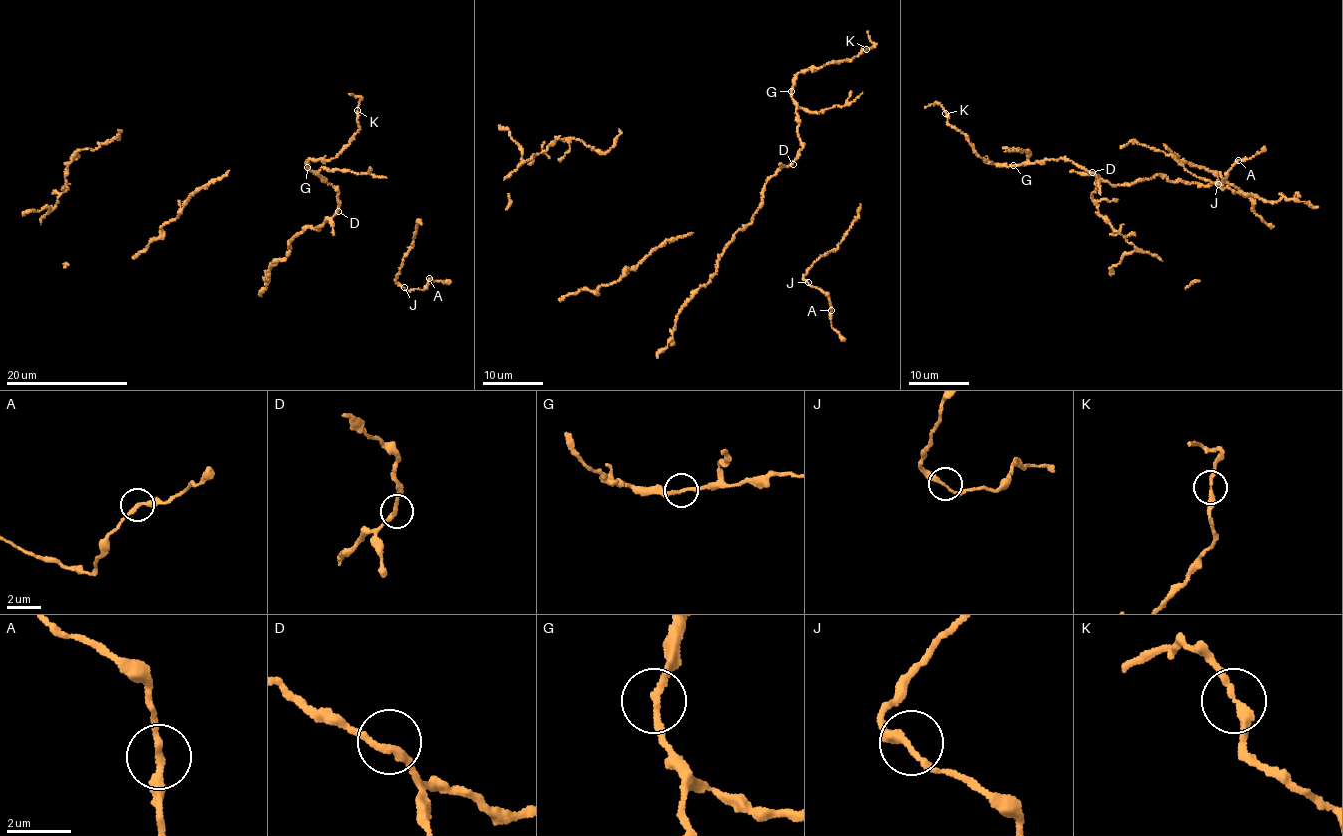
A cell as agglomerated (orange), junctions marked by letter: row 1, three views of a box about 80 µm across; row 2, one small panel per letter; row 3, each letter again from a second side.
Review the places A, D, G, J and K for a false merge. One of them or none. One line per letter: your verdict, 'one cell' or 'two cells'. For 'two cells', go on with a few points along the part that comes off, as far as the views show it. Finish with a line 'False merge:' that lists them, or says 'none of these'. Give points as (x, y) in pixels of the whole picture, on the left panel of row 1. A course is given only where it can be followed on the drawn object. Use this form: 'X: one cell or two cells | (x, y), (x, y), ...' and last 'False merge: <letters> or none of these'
A: one cell
D: one cell
G: one cell
J: one cell
K: one cell
False merge: none of these

